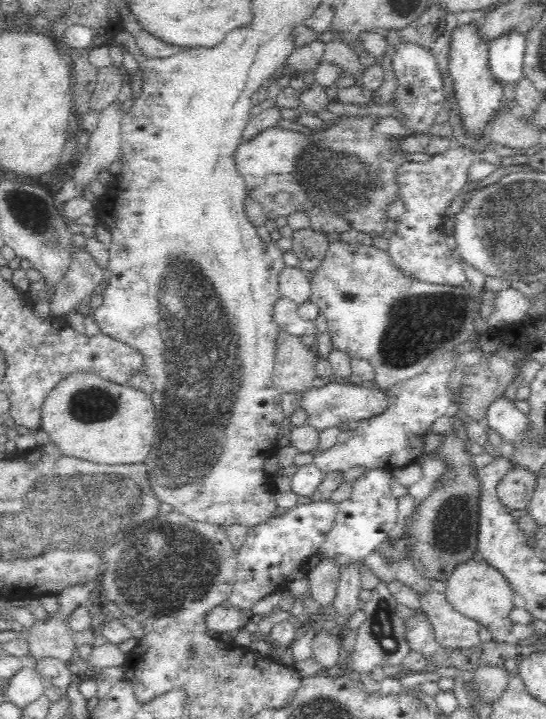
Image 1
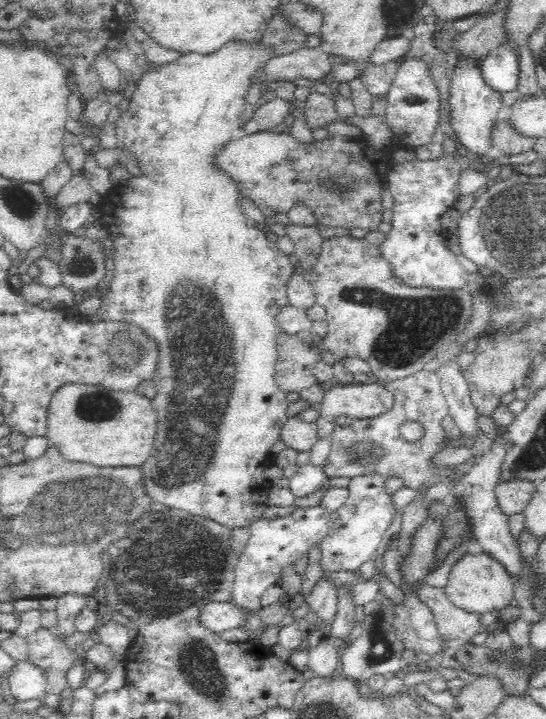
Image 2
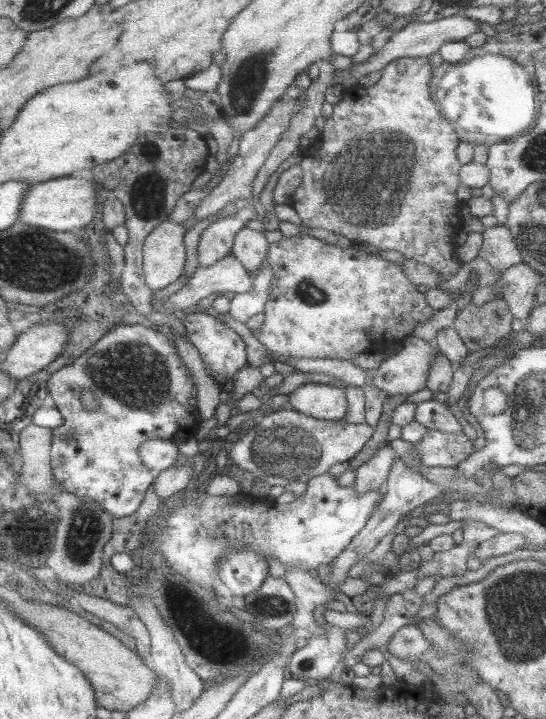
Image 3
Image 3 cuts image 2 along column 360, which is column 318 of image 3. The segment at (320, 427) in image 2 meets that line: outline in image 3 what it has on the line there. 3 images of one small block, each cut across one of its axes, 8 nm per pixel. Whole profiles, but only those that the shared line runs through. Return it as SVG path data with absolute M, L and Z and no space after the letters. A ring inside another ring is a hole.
M308 382L291 396L295 410L322 420L339 421L350 412L350 401L345 388Z

